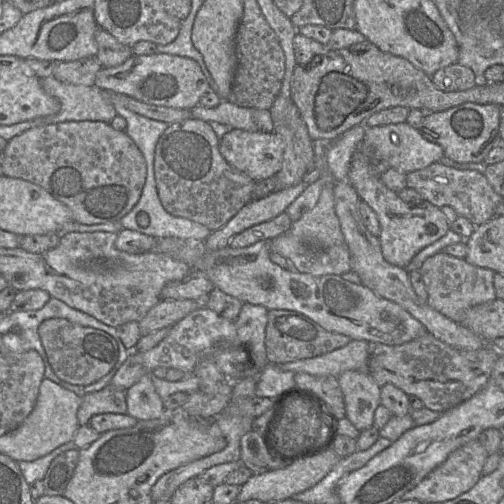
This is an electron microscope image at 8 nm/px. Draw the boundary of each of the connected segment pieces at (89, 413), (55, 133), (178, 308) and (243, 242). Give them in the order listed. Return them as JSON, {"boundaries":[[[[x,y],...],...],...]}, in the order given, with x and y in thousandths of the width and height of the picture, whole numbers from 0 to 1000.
{"boundaries":[[[[216,762],[196,776],[169,782],[153,817],[157,845],[175,843],[187,823],[204,819],[250,821],[250,774]]],[[[129,240],[58,256],[14,280],[2,329],[8,349],[83,371],[135,411],[143,438],[167,446],[230,440],[256,423],[280,391],[292,339],[284,306],[252,264],[200,240]]],[[[317,595],[276,637],[278,669],[327,649],[339,649],[403,605],[407,605],[403,595]]],[[[567,421],[554,425],[538,437],[502,446],[458,472],[452,488],[482,492],[514,478],[540,476],[560,464],[571,462],[577,435]]]]}

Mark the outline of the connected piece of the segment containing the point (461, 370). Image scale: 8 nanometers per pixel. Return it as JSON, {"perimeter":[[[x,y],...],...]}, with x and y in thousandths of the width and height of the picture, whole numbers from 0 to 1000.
{"perimeter":[[[843,661],[784,687],[730,679],[730,738],[752,768],[780,762],[810,786],[829,788],[843,810],[881,819],[935,790],[964,764],[992,704],[974,683],[940,696],[911,694]]]}

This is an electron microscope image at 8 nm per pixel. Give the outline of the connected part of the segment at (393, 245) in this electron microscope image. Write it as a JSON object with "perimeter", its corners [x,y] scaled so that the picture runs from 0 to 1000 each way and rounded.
{"perimeter":[[[714,288],[694,323],[692,361],[714,395],[726,401],[748,427],[754,444],[750,474],[762,514],[782,528],[804,534],[831,498],[893,456],[893,442],[873,413],[853,401],[845,397],[804,401],[786,381],[770,375],[754,355],[758,339],[768,333],[774,331],[744,319],[736,302]]]}

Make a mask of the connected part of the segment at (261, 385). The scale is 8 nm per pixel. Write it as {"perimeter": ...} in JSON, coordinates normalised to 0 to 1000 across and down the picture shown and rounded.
{"perimeter":[[[530,722],[514,742],[508,786],[554,798],[573,782],[595,776],[587,766],[583,738],[560,734],[552,722]]]}

